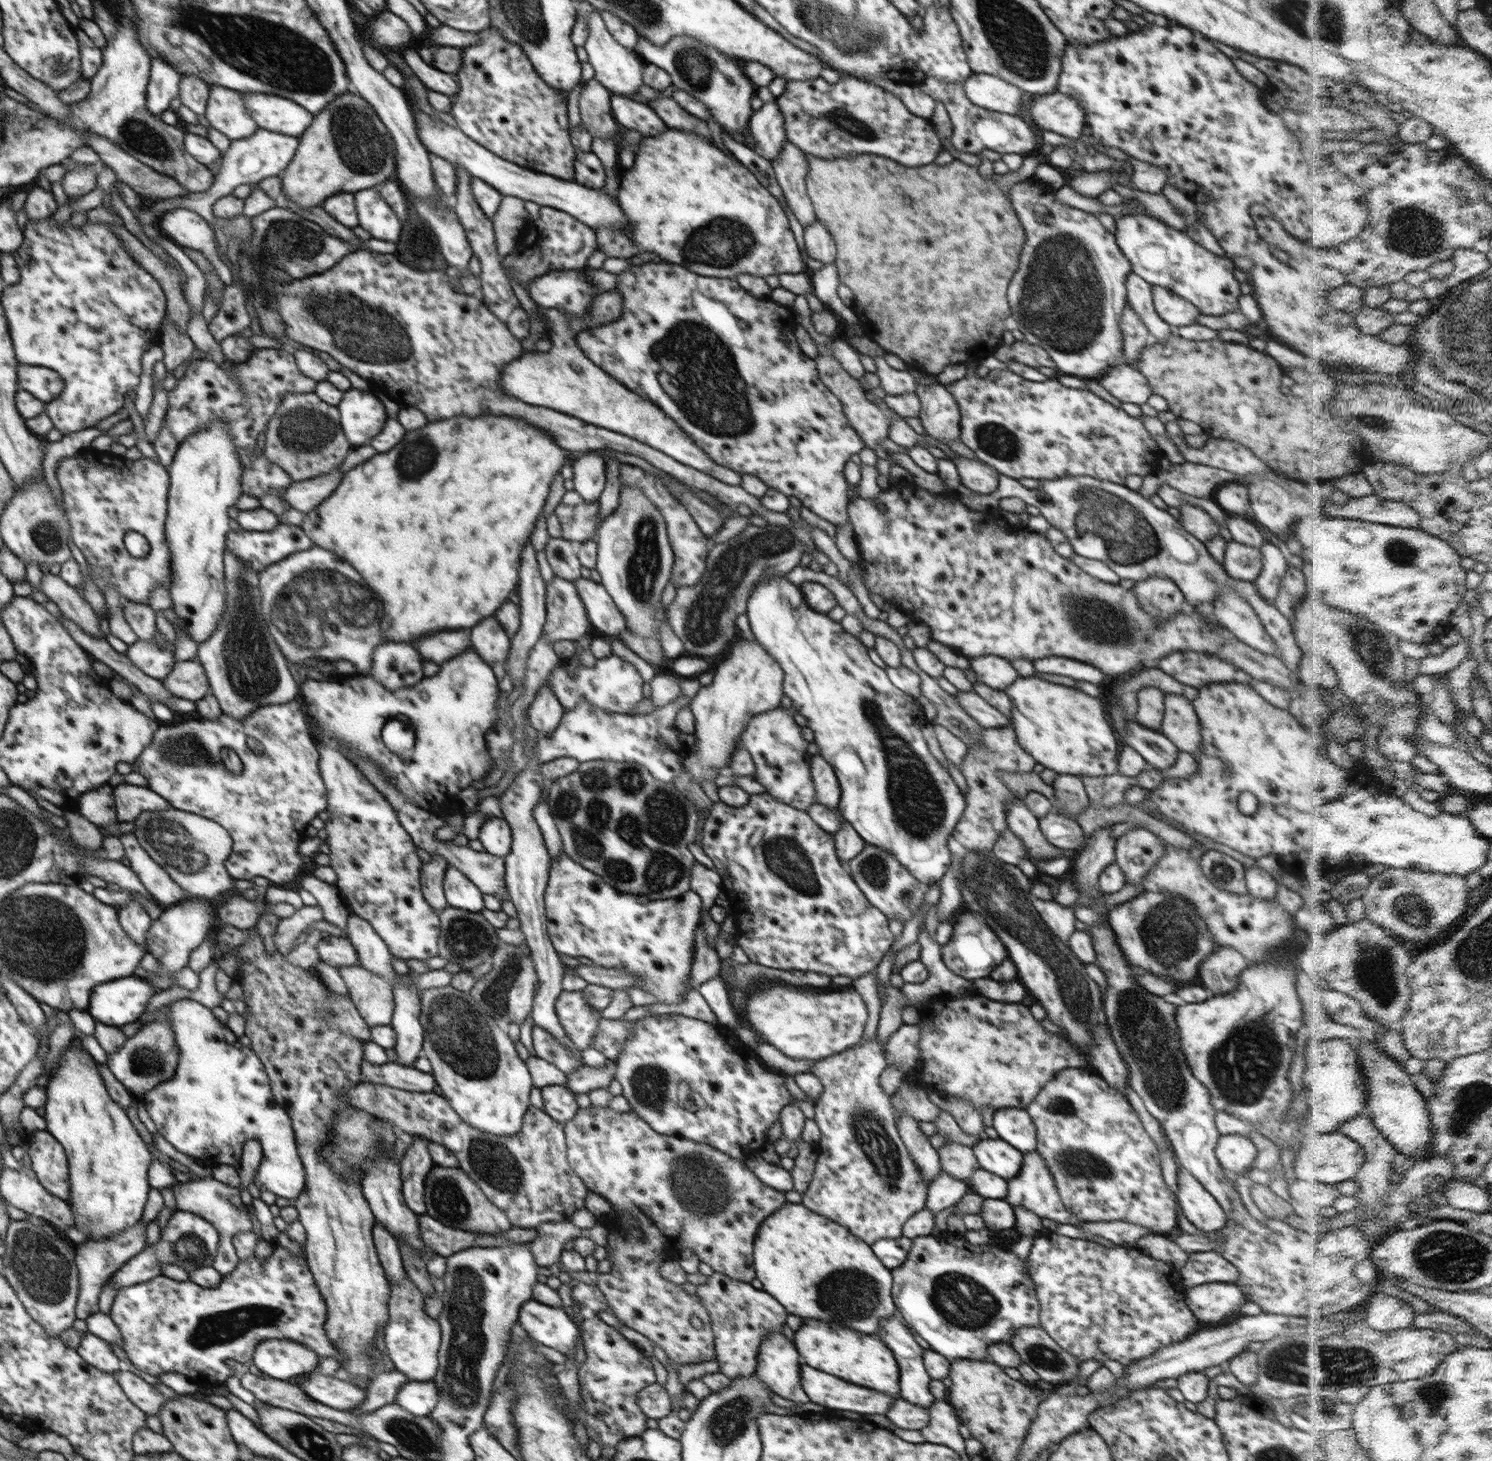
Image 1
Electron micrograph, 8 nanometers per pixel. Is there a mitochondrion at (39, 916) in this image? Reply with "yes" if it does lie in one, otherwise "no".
yes

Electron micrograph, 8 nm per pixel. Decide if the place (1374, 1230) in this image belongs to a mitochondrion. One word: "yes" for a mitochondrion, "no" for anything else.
no

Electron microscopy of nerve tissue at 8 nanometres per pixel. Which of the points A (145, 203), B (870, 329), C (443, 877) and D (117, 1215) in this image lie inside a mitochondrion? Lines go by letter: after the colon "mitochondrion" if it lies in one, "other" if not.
A: other
B: other
C: other
D: other

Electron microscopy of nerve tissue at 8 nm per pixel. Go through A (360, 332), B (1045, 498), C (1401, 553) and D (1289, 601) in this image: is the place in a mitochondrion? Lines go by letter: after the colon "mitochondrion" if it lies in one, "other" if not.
A: mitochondrion
B: mitochondrion
C: mitochondrion
D: other

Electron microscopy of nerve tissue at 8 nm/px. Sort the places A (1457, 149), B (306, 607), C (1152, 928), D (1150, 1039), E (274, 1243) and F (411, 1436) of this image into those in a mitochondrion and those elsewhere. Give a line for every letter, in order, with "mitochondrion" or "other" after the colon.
A: other
B: mitochondrion
C: mitochondrion
D: mitochondrion
E: other
F: mitochondrion

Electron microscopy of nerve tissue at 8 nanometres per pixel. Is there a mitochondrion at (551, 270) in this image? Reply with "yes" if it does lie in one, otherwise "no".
no

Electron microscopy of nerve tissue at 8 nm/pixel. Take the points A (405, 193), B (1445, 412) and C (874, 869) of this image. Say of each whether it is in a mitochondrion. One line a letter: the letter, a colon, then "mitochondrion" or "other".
A: other
B: other
C: mitochondrion

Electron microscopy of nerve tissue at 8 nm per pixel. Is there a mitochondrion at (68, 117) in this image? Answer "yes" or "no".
no

